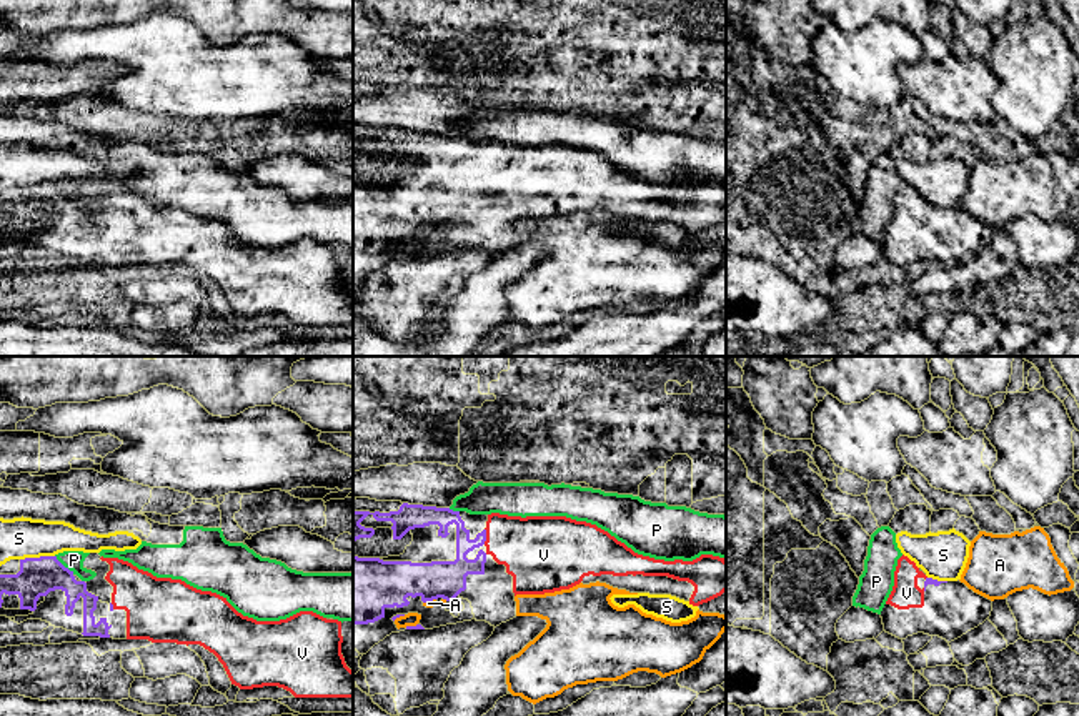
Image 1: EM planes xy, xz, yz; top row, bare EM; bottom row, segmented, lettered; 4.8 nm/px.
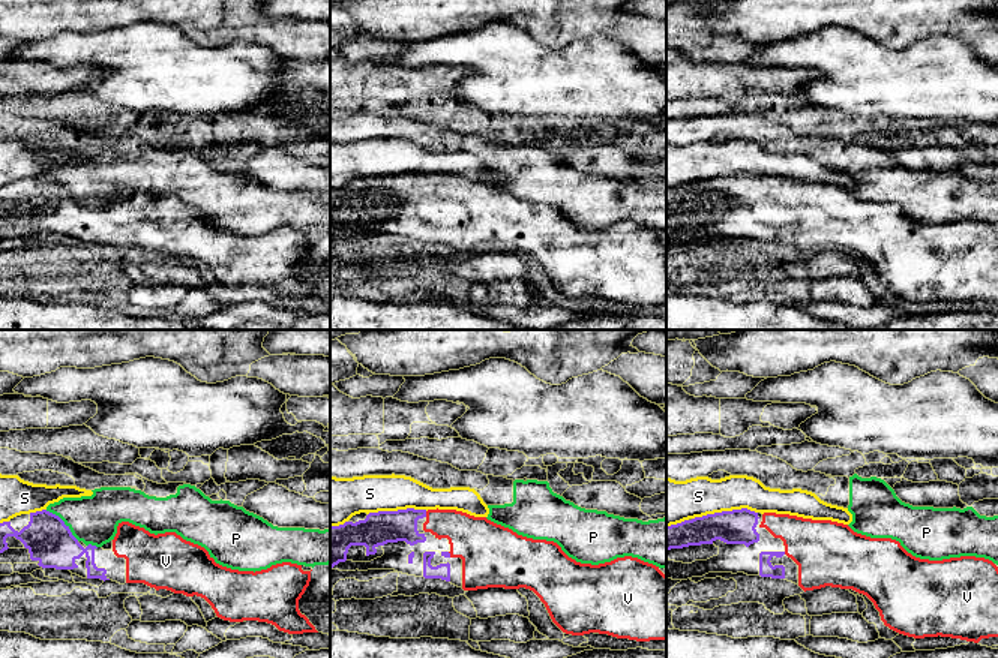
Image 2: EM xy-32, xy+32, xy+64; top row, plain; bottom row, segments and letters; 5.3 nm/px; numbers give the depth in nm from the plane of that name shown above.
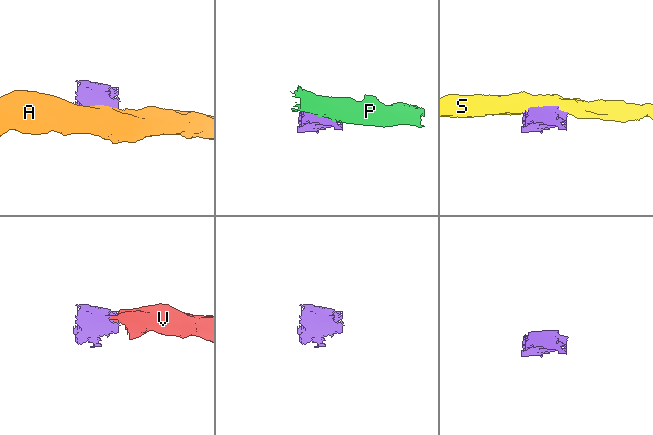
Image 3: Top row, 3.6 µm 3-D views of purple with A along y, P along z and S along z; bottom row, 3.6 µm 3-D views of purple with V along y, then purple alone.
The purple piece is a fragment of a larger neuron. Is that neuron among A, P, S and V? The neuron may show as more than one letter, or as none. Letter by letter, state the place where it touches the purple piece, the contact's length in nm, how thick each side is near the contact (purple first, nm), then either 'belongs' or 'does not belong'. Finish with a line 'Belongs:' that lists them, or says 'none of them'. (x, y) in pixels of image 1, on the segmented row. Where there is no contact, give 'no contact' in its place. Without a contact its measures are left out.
A: xz (428, 600) | 70 nm | 220/30 nm | does not belong
P: xy (62, 565) | 130 nm | 190/100 nm | does not belong
S: xy (37, 558) | 170 nm | 190/200 nm | does not belong
V: xz (485, 536) | 80 nm | 140/320 nm | belongs
Belongs: V

